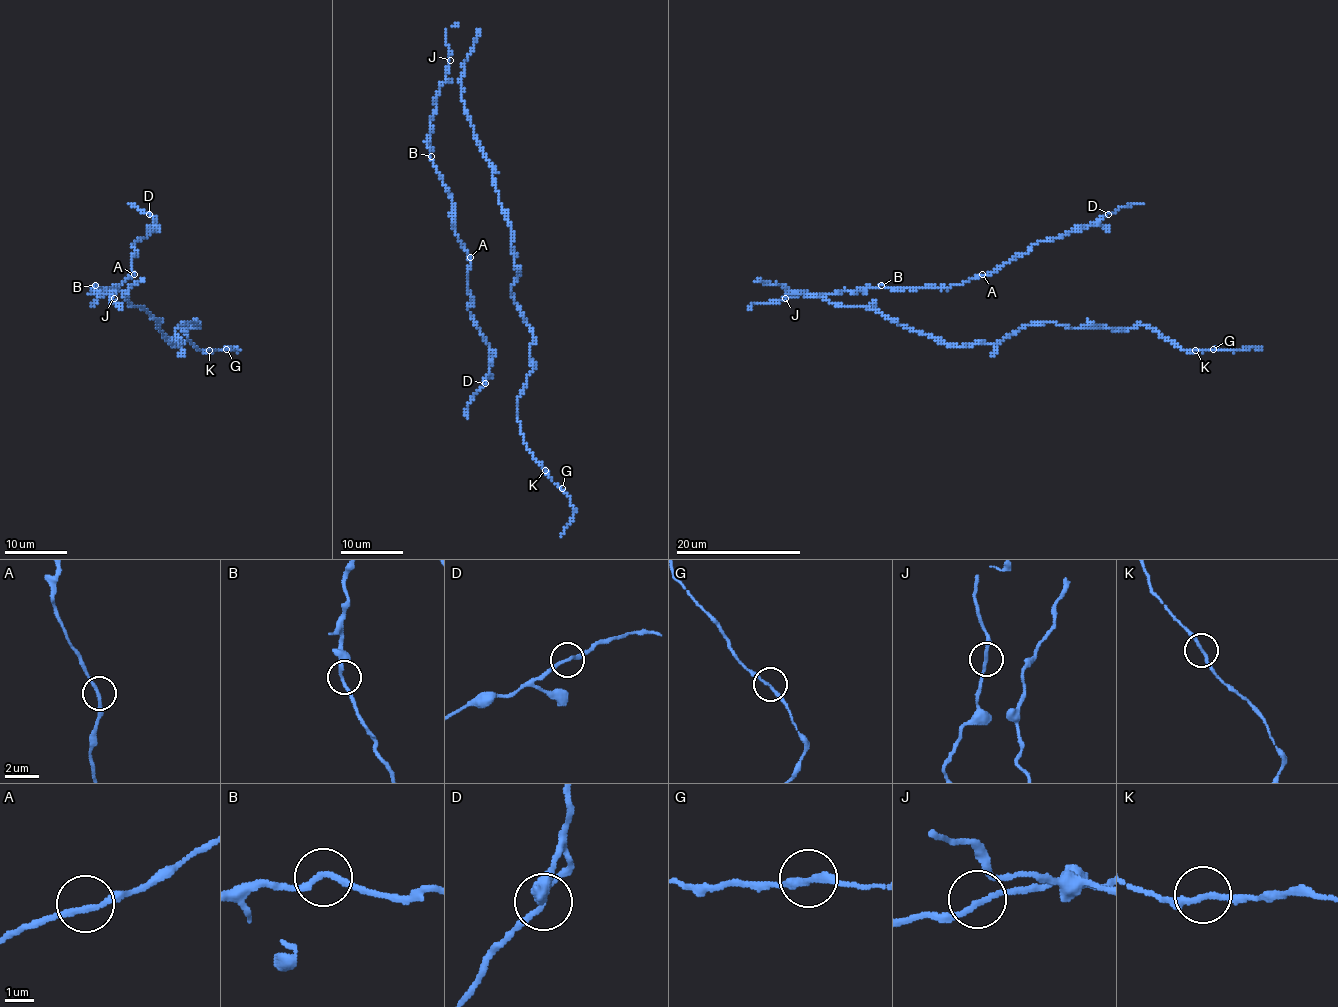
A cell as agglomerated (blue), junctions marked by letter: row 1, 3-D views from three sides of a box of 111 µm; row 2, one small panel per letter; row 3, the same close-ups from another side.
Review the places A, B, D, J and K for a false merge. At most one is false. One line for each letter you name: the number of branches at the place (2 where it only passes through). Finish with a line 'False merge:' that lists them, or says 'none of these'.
False merge: none of these

